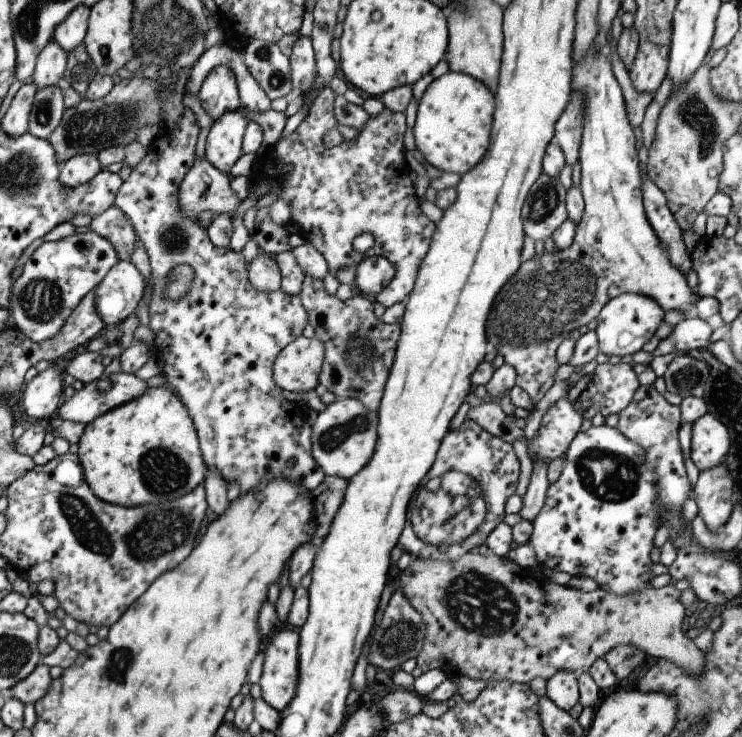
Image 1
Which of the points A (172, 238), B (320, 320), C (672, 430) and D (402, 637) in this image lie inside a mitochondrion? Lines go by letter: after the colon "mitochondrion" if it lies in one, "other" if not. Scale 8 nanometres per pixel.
A: mitochondrion
B: other
C: other
D: mitochondrion

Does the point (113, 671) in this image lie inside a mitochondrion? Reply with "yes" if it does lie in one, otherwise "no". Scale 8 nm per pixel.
yes

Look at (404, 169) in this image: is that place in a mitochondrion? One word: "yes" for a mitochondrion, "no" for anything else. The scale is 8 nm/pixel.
no

